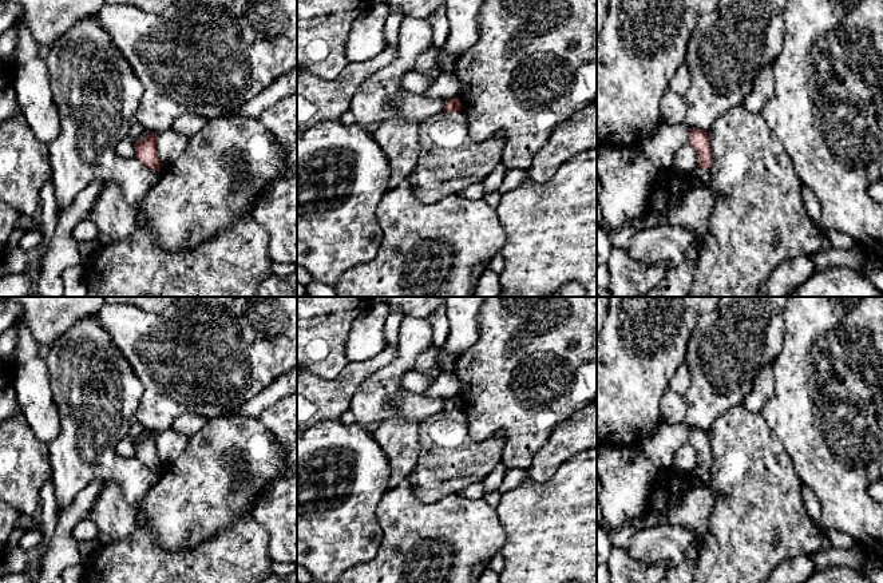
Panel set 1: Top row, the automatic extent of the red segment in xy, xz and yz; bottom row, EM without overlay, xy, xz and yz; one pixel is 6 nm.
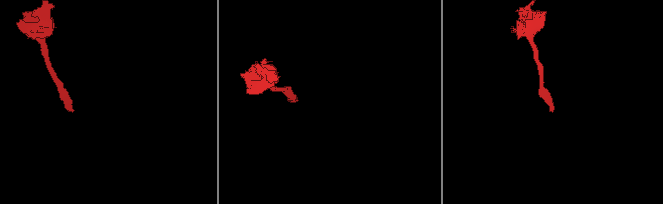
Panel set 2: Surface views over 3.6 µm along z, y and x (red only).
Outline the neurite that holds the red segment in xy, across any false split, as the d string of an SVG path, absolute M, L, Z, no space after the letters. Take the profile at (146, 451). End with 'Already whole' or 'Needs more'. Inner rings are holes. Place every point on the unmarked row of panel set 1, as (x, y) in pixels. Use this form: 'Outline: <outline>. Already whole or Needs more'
Outline: M147 429L149 435L139 441L134 441L135 457L142 461L143 465L159 469L163 464L158 457L157 451L157 435Z. Already whole

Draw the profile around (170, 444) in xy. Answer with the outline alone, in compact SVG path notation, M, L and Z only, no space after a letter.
M194 413L181 415L169 431L157 436L157 451L162 464L177 459L185 449L187 440L198 433L207 420Z

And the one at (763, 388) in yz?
M765 365L756 381L753 384L752 390L745 397L744 405L752 413L760 413L764 404L771 398L775 393L775 377L772 372L772 365Z

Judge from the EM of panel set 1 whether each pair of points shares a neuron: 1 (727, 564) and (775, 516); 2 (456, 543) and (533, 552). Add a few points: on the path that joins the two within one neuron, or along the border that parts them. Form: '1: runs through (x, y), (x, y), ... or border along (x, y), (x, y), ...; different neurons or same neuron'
1: runs through (739, 552), (763, 528); same neuron
2: border along (498, 518), (505, 532), (505, 544), (501, 551); different neurons

